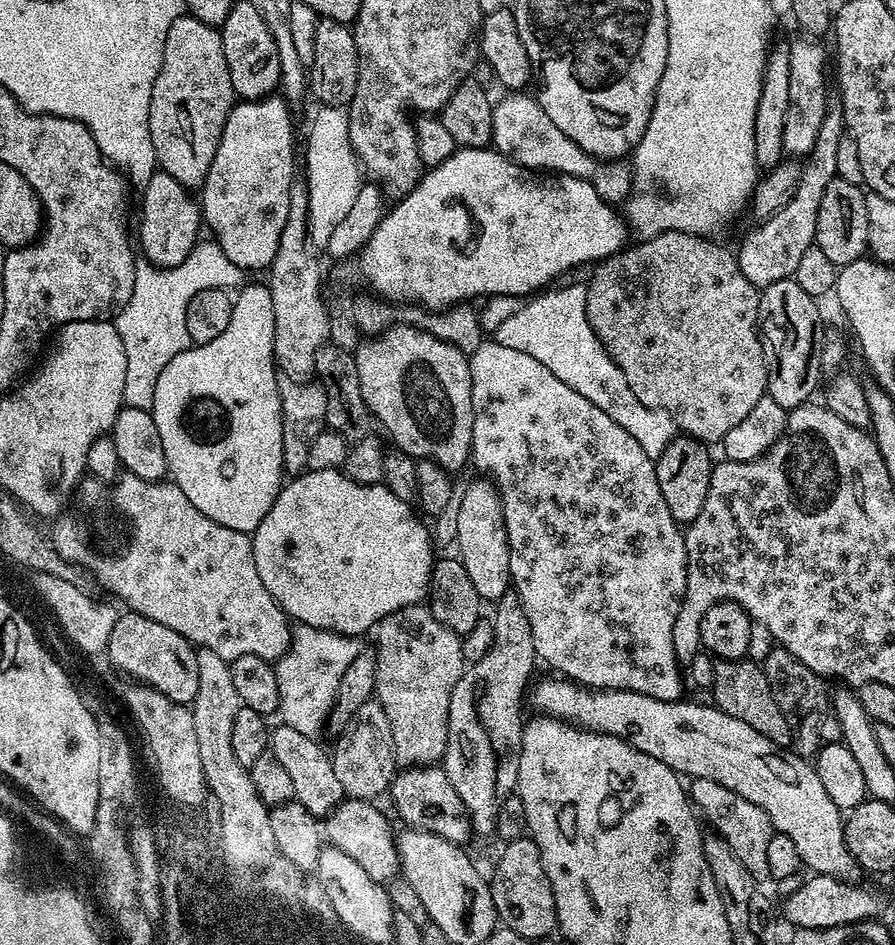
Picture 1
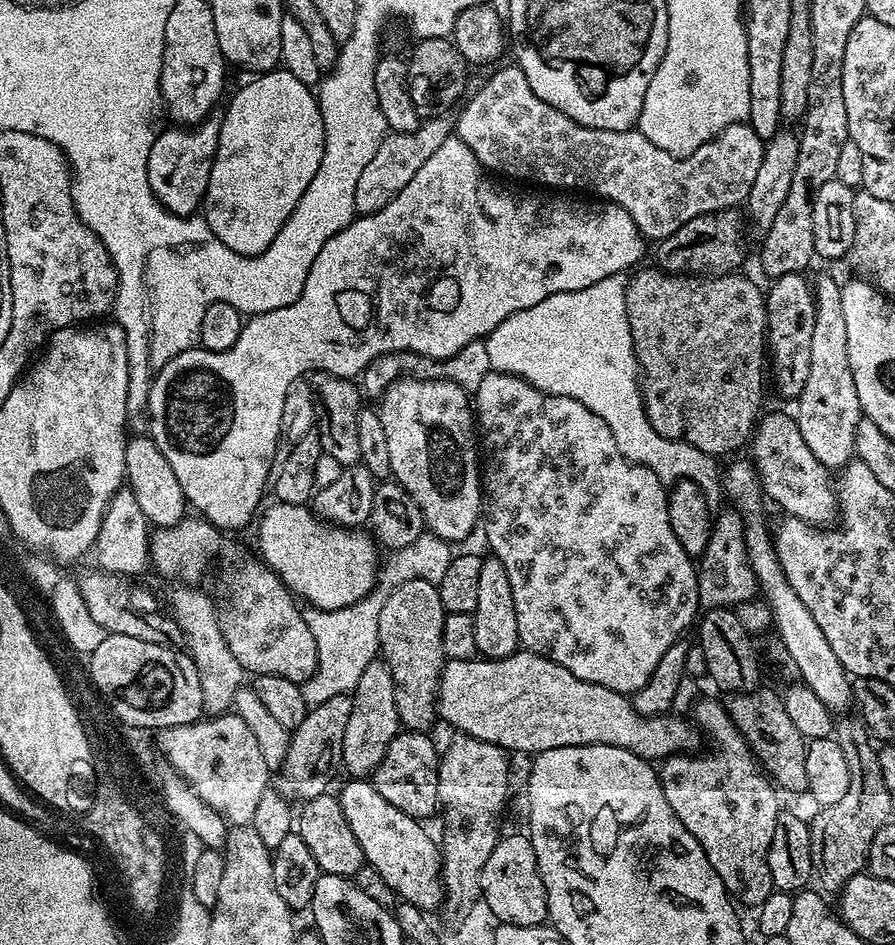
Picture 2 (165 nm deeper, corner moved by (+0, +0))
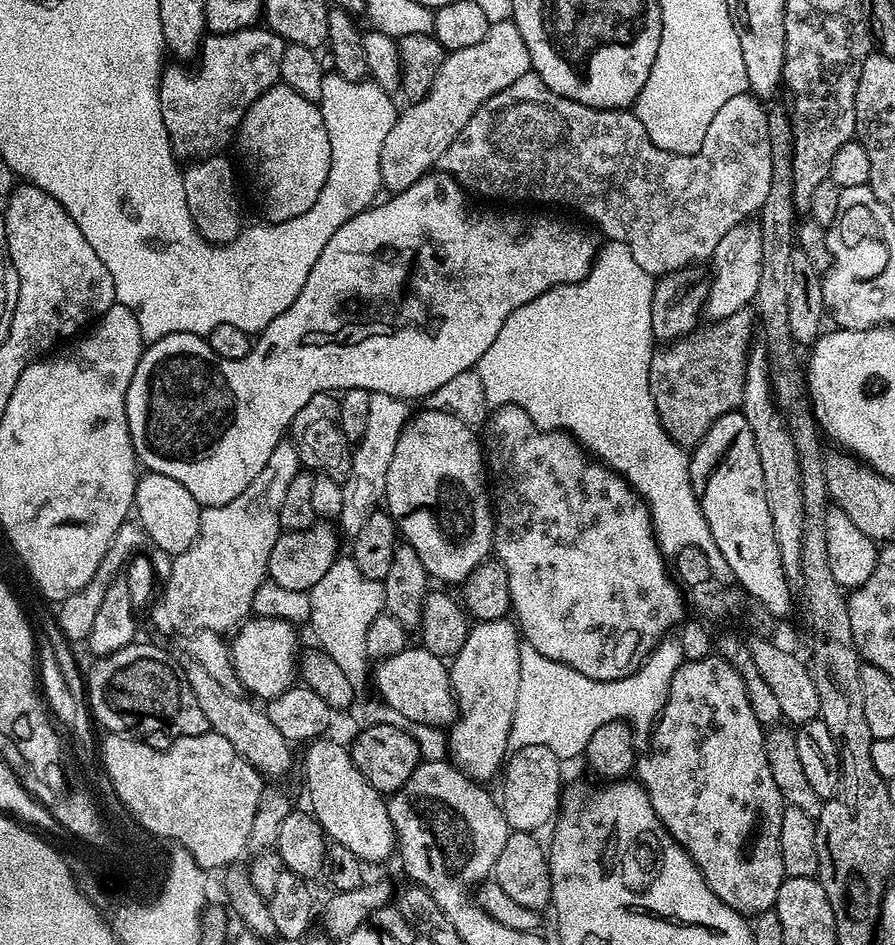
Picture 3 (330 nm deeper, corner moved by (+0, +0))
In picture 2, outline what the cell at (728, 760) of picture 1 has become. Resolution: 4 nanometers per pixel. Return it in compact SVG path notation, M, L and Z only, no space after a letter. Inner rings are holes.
M517 650L501 660L473 658L466 661L448 660L440 671L434 697L436 710L441 721L445 720L457 733L473 736L482 742L497 744L509 753L529 752L535 754L554 750L562 746L601 744L618 746L630 750L649 762L663 762L670 756L688 754L701 747L702 736L687 719L665 714L643 716L634 710L631 699L625 693L615 692L606 686L574 678L570 670L558 666L536 652Z

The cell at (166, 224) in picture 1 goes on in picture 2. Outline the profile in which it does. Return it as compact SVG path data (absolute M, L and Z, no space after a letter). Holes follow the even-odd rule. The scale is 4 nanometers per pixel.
M209 118L195 126L165 127L150 146L150 158L146 170L150 178L150 190L166 210L189 217L203 205L208 192L212 159L218 150L220 120Z

